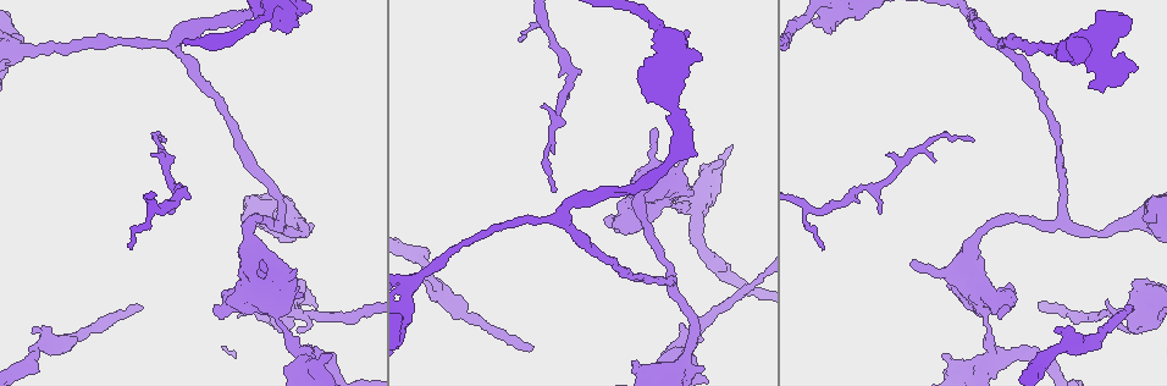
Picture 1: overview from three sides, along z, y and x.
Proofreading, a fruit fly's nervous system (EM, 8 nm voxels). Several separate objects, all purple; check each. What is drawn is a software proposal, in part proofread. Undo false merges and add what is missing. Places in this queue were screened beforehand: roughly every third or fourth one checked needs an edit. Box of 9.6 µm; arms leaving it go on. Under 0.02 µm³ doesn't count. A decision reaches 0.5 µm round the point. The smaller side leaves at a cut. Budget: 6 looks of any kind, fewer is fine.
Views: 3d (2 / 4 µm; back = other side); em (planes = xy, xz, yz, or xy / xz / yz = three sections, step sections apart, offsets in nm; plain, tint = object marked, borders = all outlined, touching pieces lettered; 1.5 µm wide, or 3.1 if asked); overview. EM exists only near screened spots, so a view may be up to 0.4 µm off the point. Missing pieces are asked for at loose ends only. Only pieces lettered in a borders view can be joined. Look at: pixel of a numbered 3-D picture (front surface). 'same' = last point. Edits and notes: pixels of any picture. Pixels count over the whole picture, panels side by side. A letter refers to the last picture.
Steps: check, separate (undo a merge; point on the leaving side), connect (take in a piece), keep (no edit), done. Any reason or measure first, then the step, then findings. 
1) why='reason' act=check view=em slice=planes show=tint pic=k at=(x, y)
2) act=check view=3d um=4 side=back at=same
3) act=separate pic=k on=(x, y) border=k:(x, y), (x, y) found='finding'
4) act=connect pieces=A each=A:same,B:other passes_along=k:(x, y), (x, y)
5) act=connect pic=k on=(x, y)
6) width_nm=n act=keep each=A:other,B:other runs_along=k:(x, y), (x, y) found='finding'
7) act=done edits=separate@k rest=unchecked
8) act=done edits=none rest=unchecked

why='tapers out' act=check view=3d um=2 pic=1 at=(129, 249)

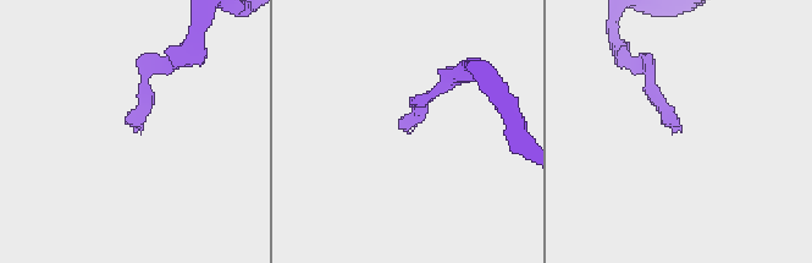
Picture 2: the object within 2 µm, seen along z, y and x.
act=check view=em slice=xz step=4 show=borders pic=2 at=(672, 129)

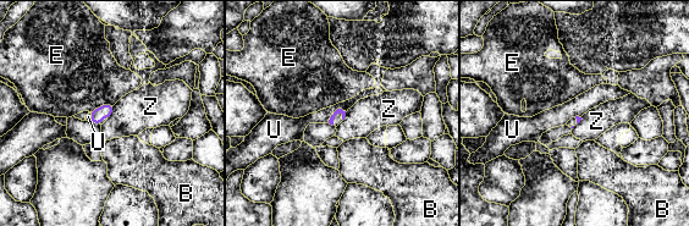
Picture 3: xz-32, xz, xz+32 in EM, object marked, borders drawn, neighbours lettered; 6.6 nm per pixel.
act=check view=em slice=planes show=borders at=same

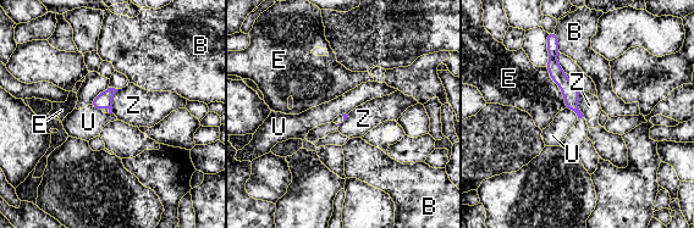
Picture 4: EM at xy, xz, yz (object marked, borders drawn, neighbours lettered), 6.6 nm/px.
act=keep each=B:other,E:other,U:other,Z:other border=4:(566, 107), (571, 109), (578, 117) found='none of them fits'

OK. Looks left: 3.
why='narrows sharply' act=check view=em slice=planes show=plain pic=1 at=(984, 318)

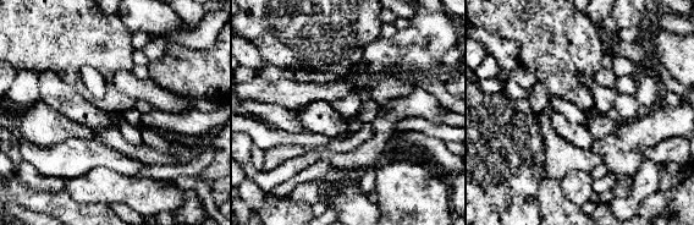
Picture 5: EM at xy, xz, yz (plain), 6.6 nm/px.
why='what lies round it' act=check view=em slice=planes show=borders at=same

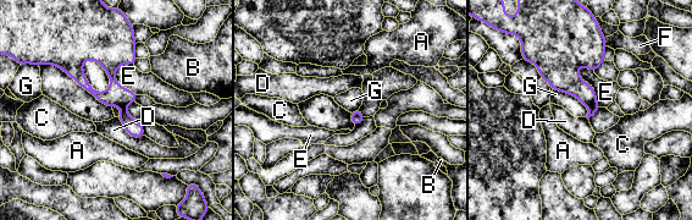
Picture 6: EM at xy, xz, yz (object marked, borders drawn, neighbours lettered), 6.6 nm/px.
act=separate pic=6 on=(592, 109) each=A:other,B:other,C:other,D:other,E:other,F:other,G:other border=6:(596, 102), (588, 108) found='two neurons meet here'

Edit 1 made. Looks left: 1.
why='thick end' act=check view=em slice=xz step=8 show=borders pic=1 at=(1135, 333)

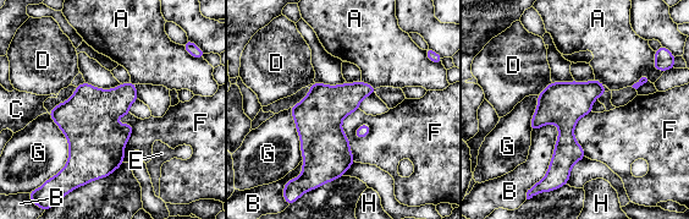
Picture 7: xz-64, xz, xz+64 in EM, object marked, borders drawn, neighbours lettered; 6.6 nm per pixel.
act=keep each=A:other,B:other,C:other,D:other,E:other,F:other,G:other,H:other border=7:(554, 122), (557, 140), (538, 181) found='no lettered piece goes on from it'

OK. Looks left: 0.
act=done edits=separate@6 rest=unchecked

